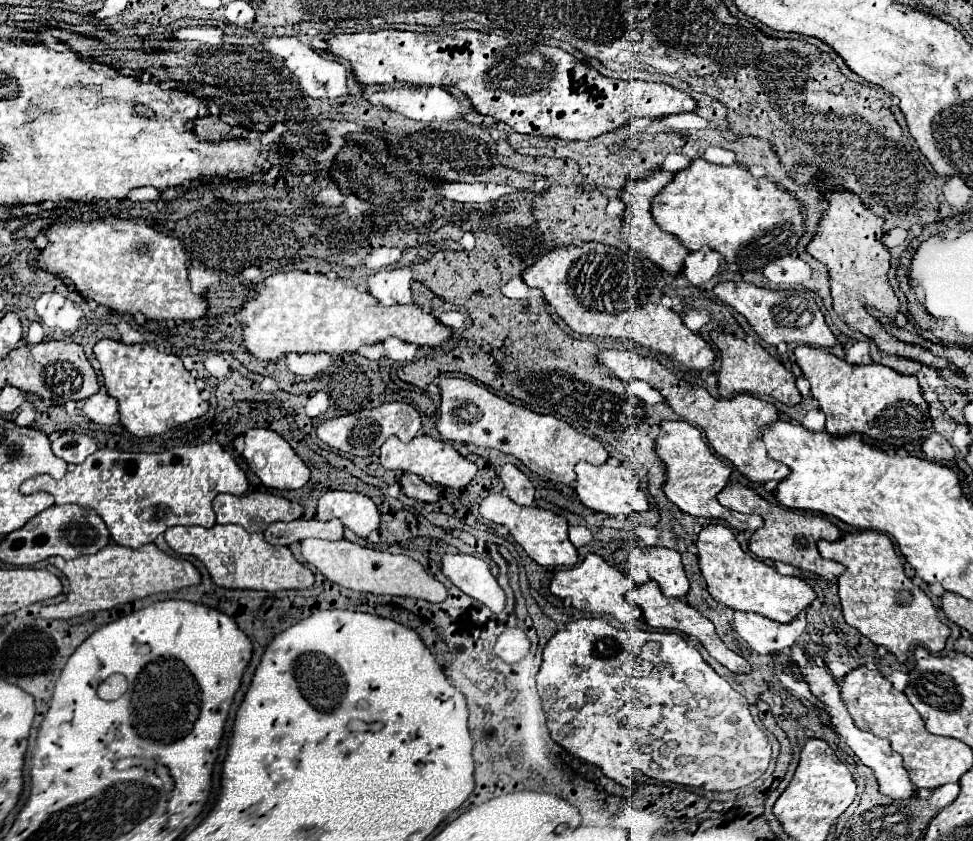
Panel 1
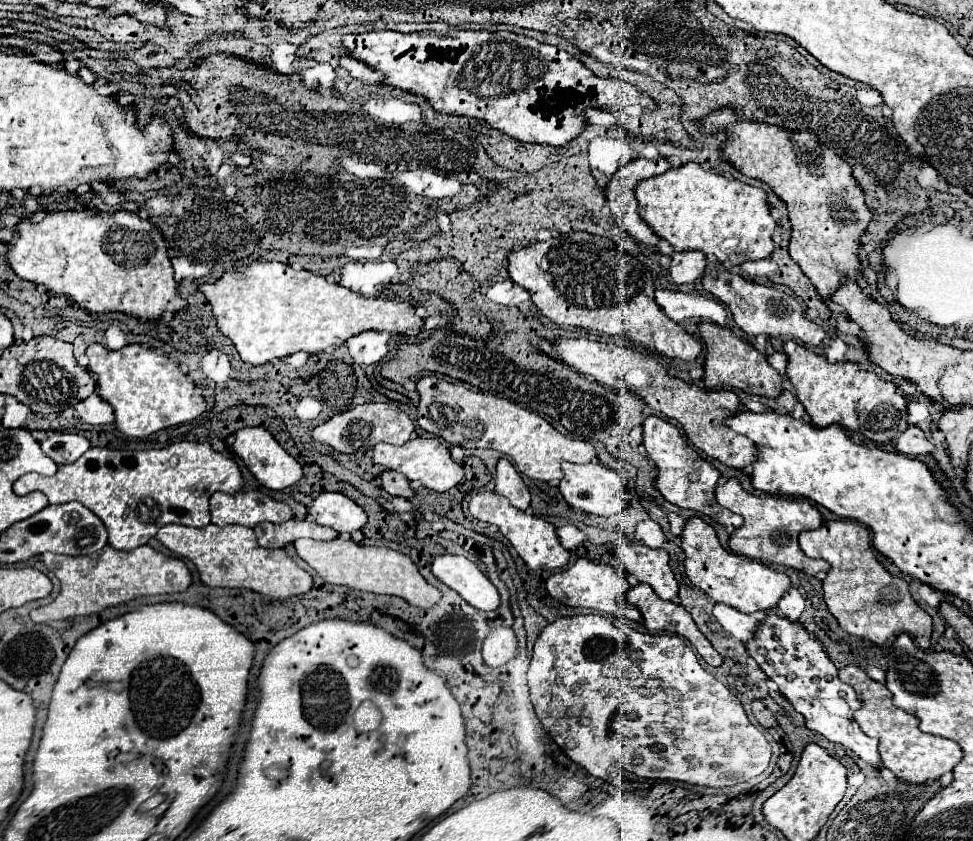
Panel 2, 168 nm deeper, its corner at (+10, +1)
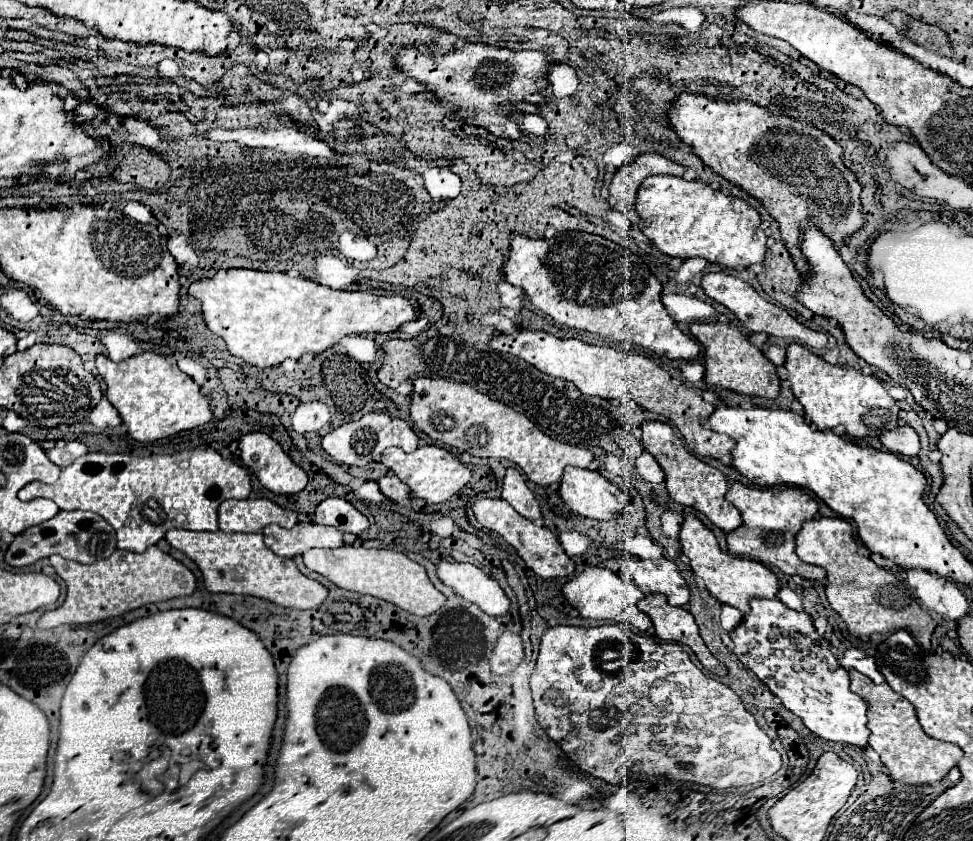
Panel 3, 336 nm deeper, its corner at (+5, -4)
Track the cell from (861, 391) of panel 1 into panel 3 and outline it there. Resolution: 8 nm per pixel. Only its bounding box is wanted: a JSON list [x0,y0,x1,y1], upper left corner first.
[785,344,899,438]

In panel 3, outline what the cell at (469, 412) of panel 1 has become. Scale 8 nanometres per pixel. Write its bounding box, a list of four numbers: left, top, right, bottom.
[409,378,593,486]

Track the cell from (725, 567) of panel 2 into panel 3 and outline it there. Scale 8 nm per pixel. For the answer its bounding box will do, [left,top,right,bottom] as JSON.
[679,514,781,612]

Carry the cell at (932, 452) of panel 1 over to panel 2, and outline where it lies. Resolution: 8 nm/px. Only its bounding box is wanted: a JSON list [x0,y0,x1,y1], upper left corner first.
[894,425,934,457]

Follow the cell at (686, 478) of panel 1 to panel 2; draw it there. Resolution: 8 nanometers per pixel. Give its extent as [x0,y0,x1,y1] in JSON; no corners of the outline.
[642,415,744,529]

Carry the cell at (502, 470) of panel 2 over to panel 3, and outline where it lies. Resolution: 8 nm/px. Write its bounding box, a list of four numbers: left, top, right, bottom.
[501,468,541,520]

